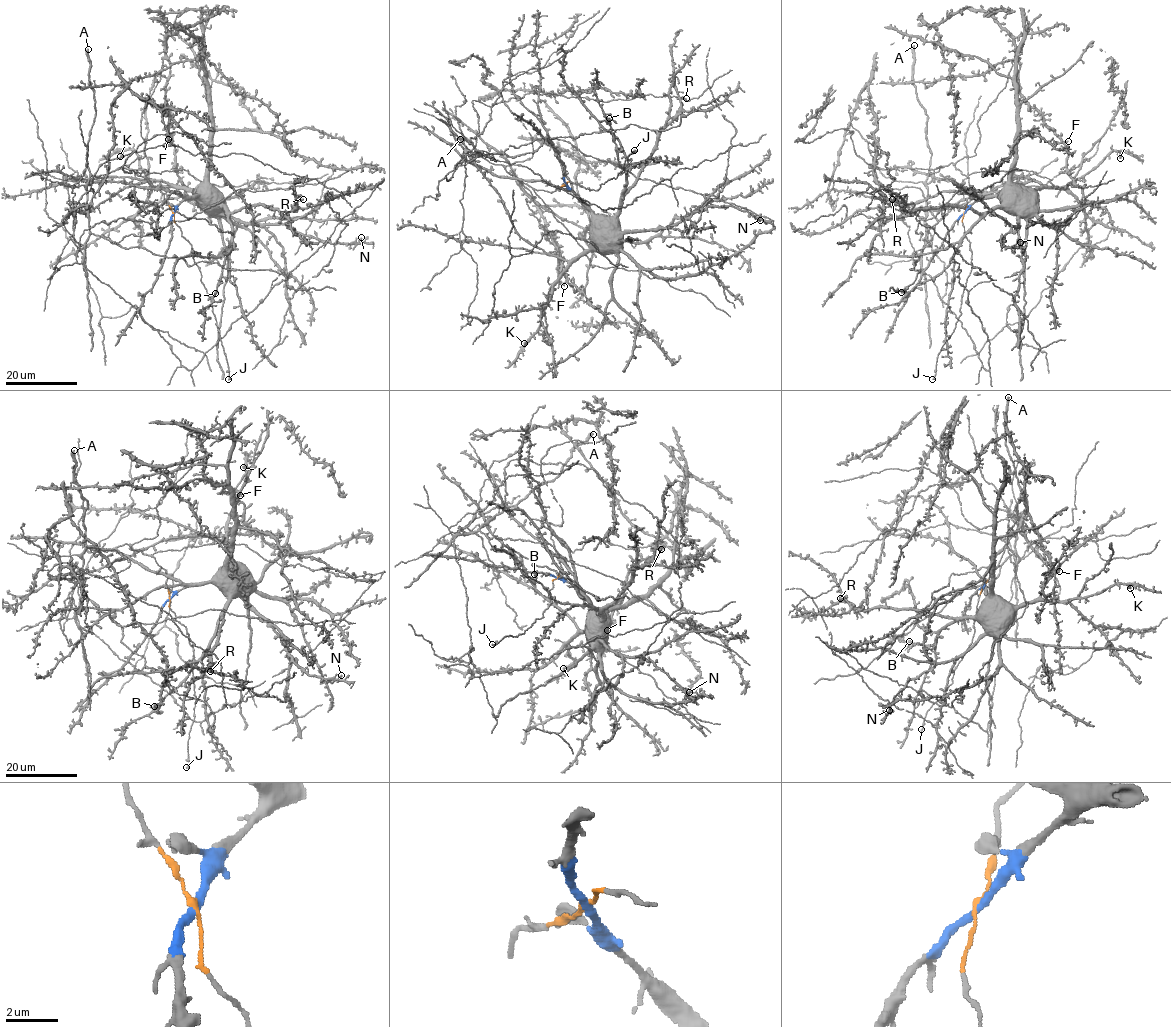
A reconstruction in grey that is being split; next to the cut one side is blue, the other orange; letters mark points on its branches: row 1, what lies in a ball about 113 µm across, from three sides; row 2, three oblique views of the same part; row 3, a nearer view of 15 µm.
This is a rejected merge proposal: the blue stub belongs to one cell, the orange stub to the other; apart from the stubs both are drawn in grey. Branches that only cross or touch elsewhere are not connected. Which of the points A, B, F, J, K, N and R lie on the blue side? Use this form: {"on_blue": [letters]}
{"on_blue": ["B", "K", "N", "R"]}

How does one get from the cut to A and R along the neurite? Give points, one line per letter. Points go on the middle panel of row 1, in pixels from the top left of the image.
A: (566, 183), (555, 191), (537, 190), (501, 165), (471, 158), (472, 143), (460, 139)
R: (566, 183), (597, 216), (613, 216), (650, 155), (657, 135), (680, 107), (680, 100), (686, 98)

